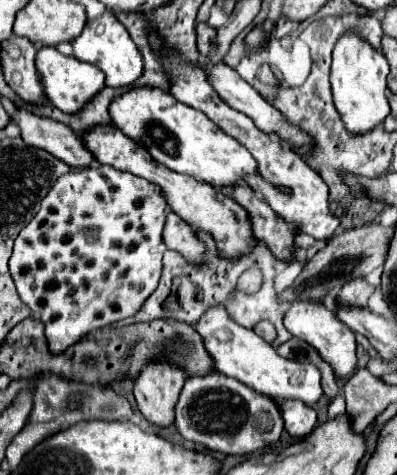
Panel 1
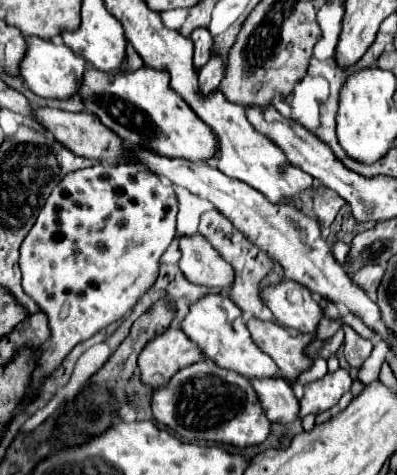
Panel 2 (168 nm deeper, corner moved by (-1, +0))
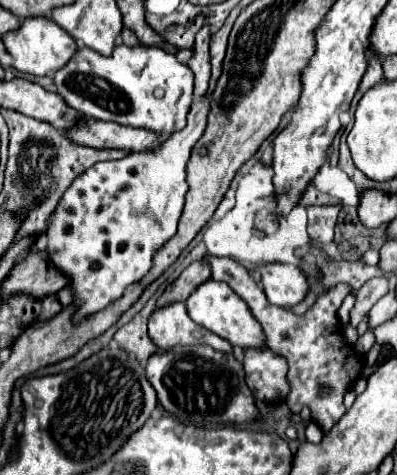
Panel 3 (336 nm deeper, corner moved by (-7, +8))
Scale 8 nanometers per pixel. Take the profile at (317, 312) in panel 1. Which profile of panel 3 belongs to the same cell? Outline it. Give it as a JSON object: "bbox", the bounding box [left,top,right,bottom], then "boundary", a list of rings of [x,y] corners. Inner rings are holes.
{"bbox":[257,264,309,306],"boundary":[[[265,264],[257,272],[261,274],[267,300],[275,306],[297,306],[309,292],[309,280],[295,264]]]}

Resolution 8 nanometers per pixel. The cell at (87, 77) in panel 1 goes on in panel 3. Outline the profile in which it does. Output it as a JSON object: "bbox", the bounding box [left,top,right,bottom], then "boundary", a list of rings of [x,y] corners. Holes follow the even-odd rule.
{"bbox":[3,18,79,76],"boundary":[[[51,18],[21,20],[19,30],[3,36],[3,44],[15,60],[13,68],[33,76],[53,76],[59,68],[67,66],[67,62],[77,54],[77,48],[79,48],[75,38],[63,32],[63,28],[59,28],[59,24],[55,24]]]}

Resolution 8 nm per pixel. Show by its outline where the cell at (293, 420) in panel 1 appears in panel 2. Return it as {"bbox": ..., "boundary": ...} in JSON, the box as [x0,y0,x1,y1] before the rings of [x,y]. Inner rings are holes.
{"bbox":[249,378,299,426],"boundary":[[[249,378],[249,384],[253,384],[261,408],[265,408],[265,416],[271,422],[287,426],[297,418],[299,402],[283,378]]]}

